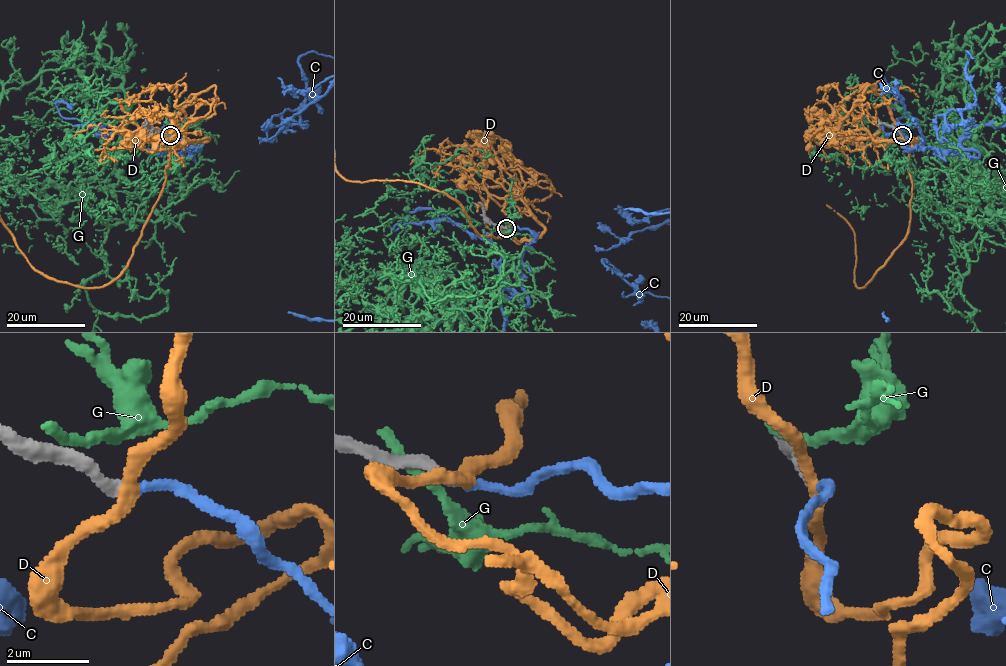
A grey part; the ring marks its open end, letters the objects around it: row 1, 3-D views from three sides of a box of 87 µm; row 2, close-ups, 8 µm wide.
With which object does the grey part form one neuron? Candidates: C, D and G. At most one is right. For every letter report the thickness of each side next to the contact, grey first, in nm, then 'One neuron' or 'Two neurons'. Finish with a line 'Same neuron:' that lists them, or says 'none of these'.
C: Thickness 240 nm (grey) against 200 nm. One neuron
D: Thickness 260 nm (grey) against 300 nm. Two neurons
G: Thickness 280 nm (grey) against 300 nm. Two neurons
Same neuron: C

